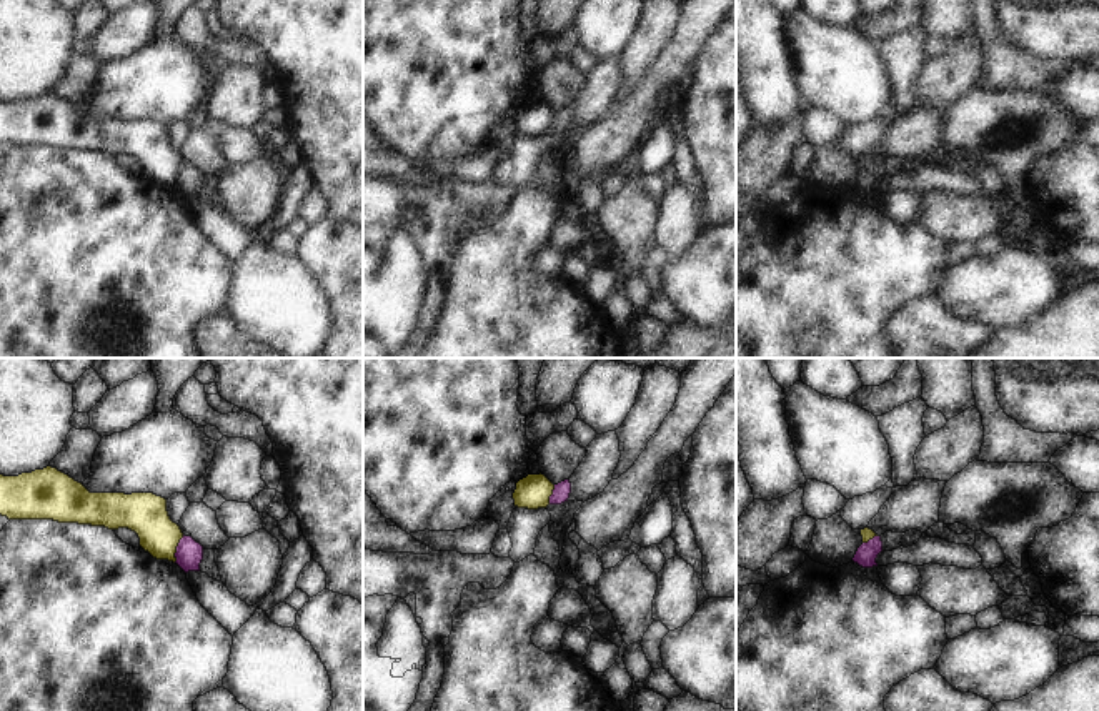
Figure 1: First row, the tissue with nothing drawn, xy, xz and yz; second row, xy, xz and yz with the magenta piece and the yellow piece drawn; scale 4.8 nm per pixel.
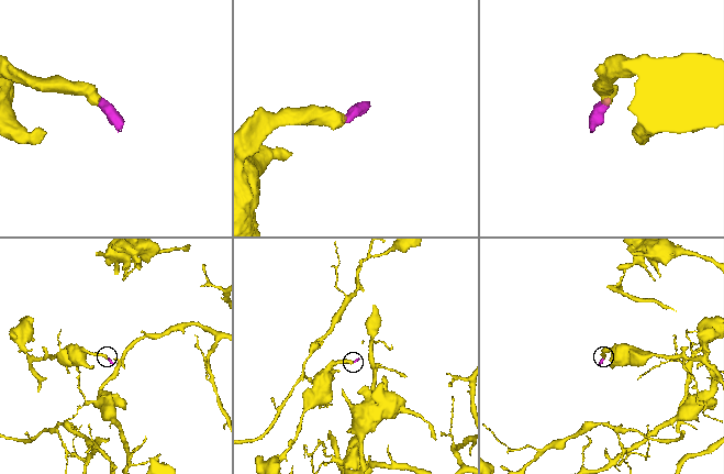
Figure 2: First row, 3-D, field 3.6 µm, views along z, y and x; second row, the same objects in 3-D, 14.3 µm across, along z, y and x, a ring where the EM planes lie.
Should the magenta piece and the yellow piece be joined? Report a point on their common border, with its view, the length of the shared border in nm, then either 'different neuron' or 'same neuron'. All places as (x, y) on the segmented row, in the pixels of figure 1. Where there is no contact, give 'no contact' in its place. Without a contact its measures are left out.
contact xy (177, 548); length 140 nm; different neuron

